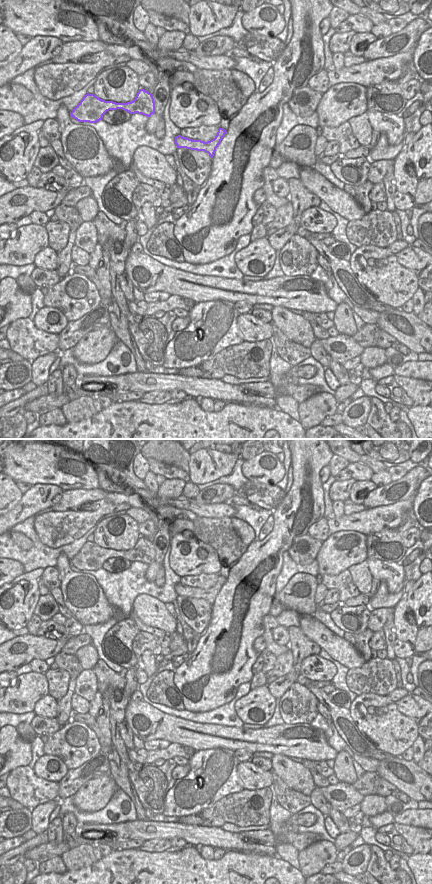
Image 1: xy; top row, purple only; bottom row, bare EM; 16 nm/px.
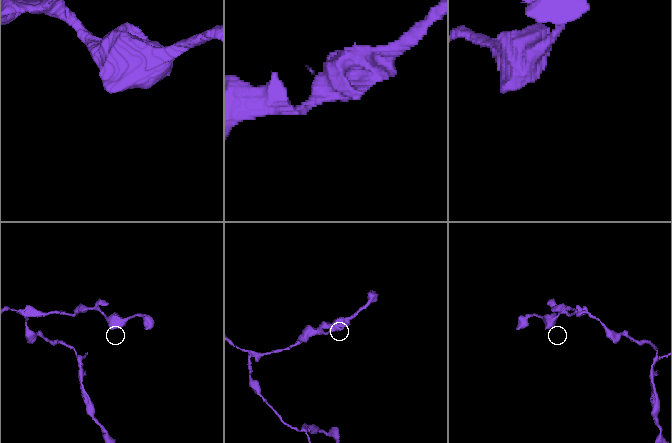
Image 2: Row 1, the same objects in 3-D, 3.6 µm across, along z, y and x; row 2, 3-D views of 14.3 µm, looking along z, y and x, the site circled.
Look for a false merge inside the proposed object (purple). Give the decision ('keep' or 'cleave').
keep

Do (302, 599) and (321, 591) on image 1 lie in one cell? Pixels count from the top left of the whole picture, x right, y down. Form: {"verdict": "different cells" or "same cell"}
{"verdict": "different cells"}

